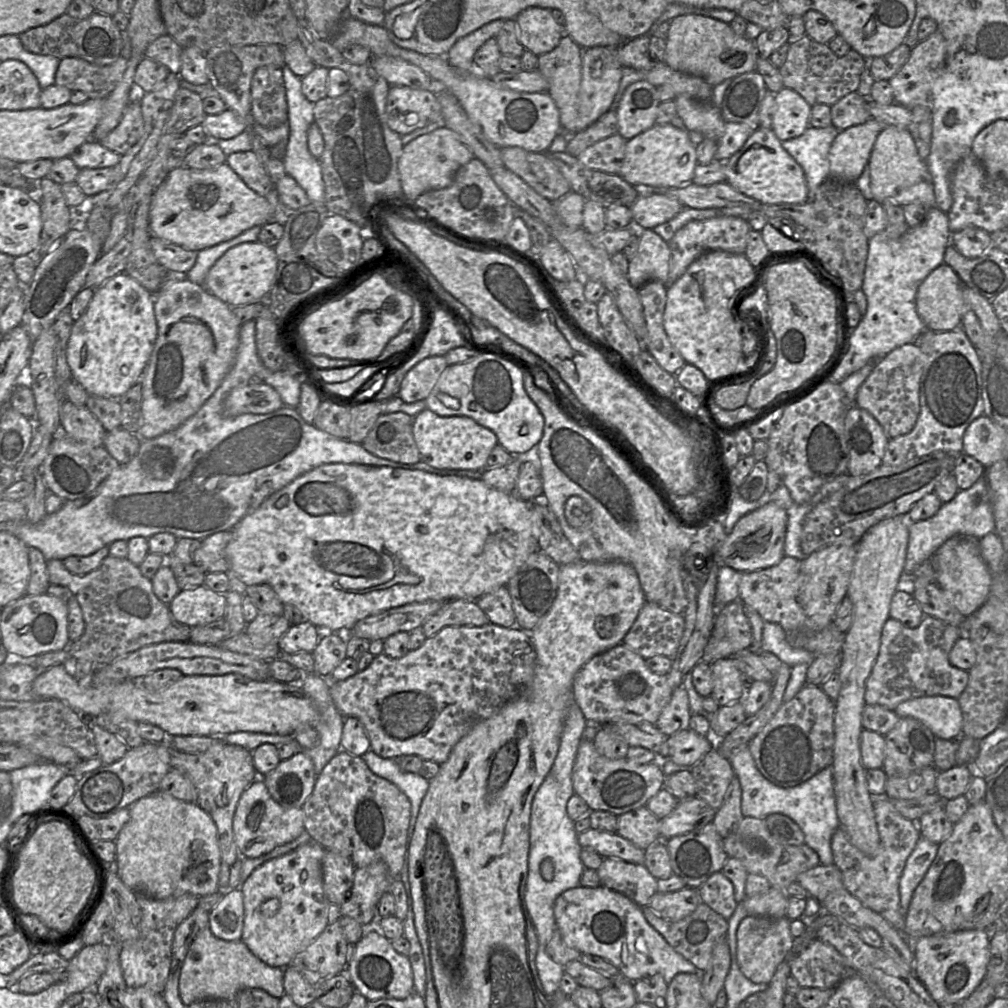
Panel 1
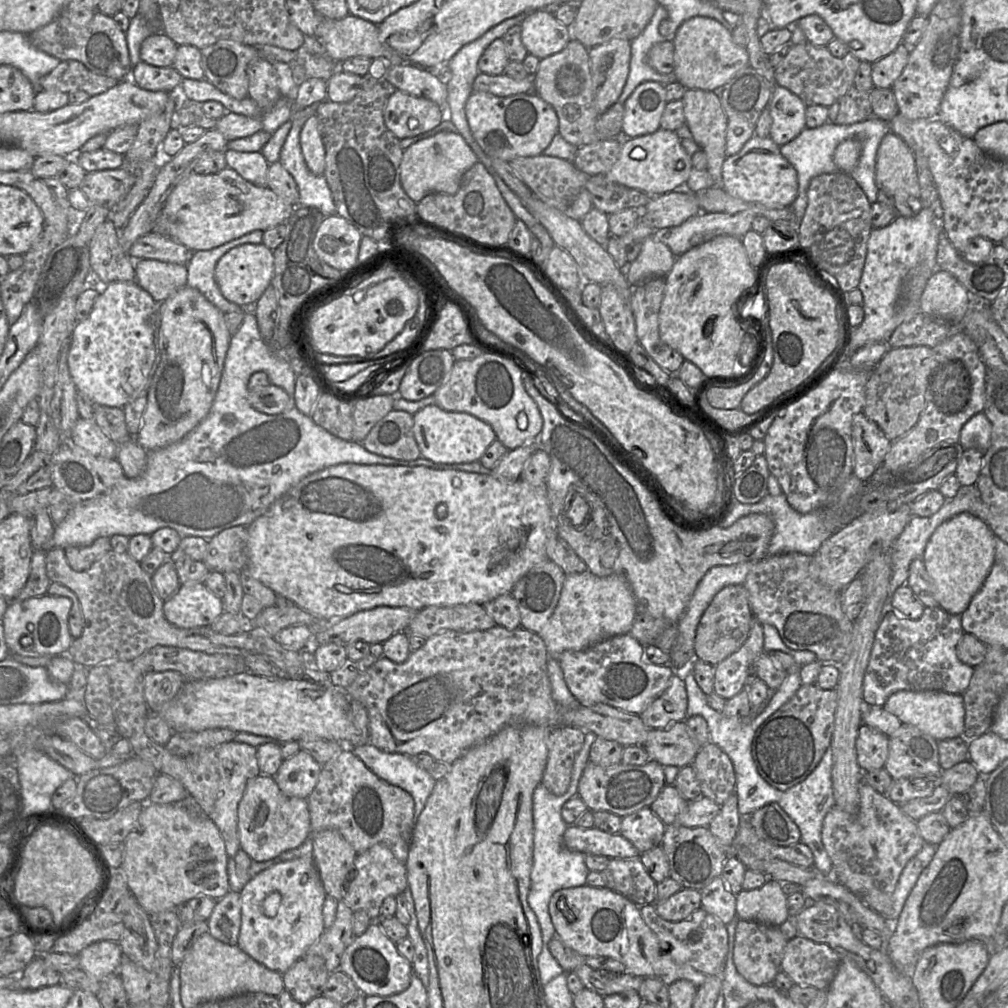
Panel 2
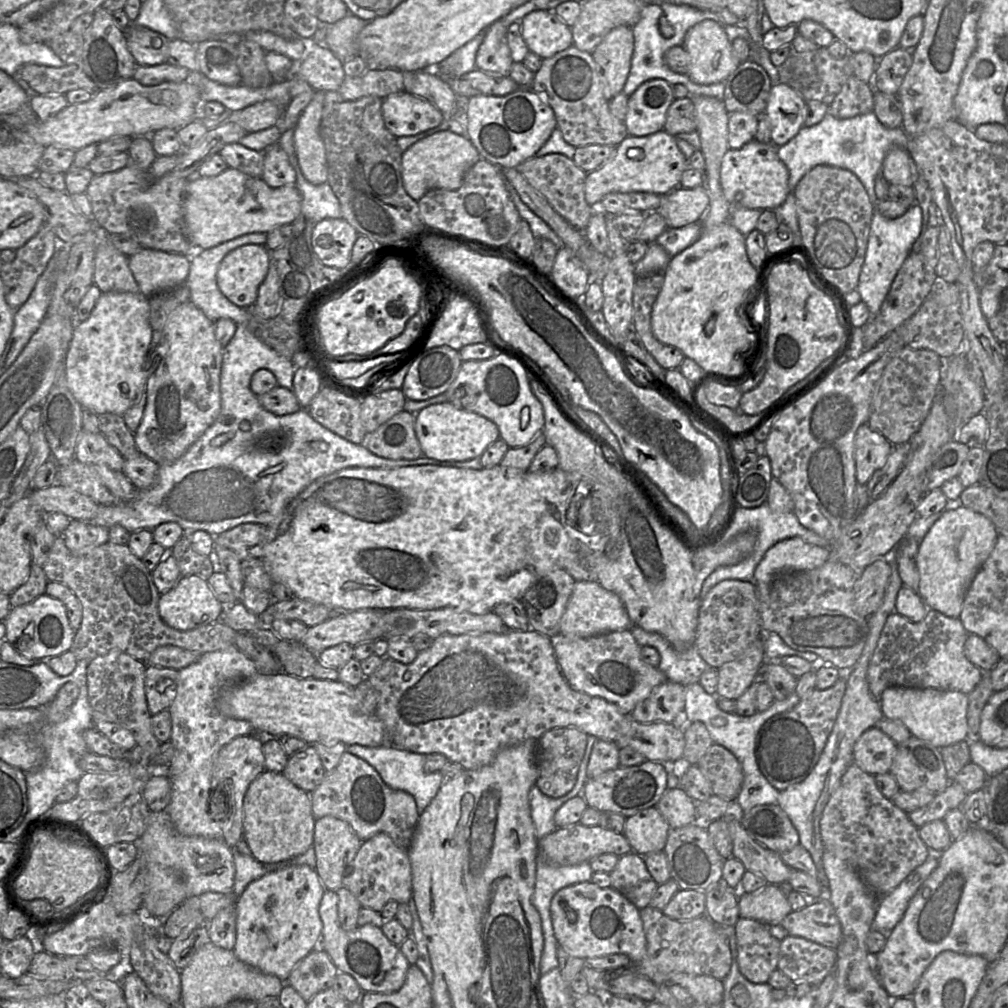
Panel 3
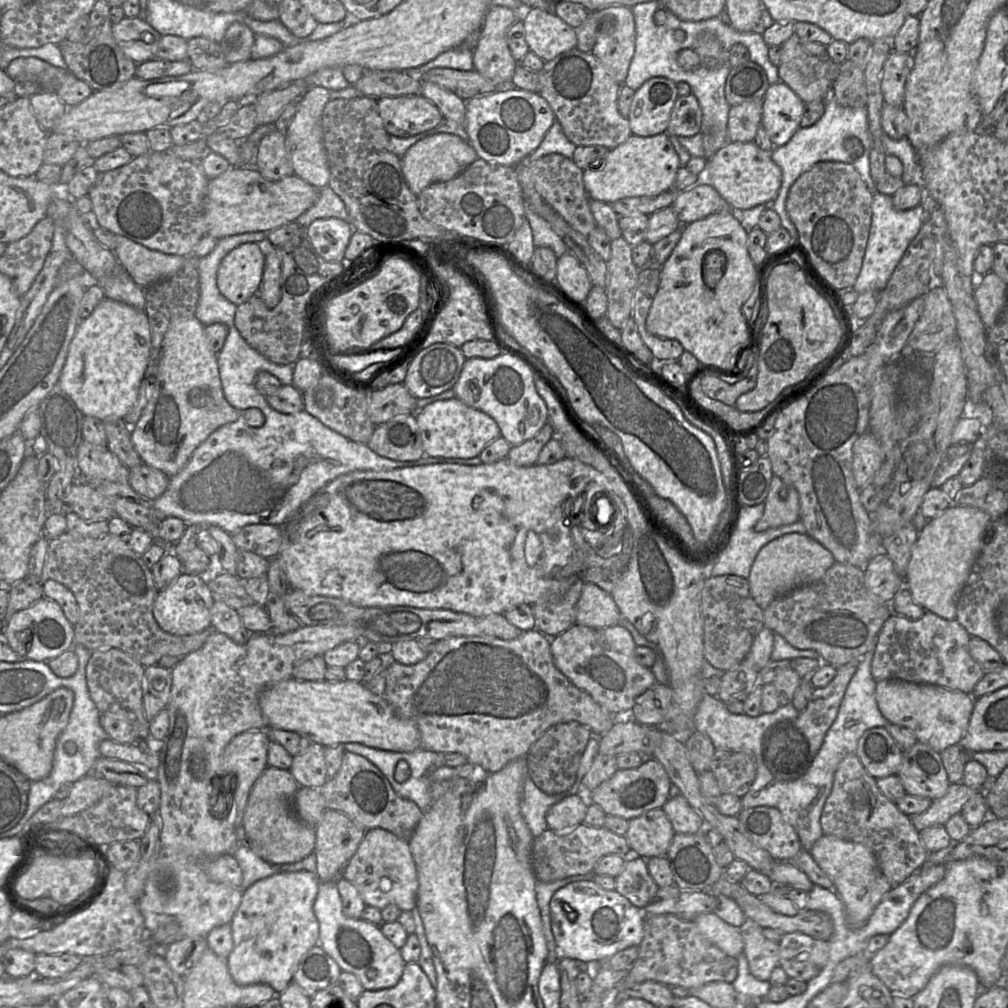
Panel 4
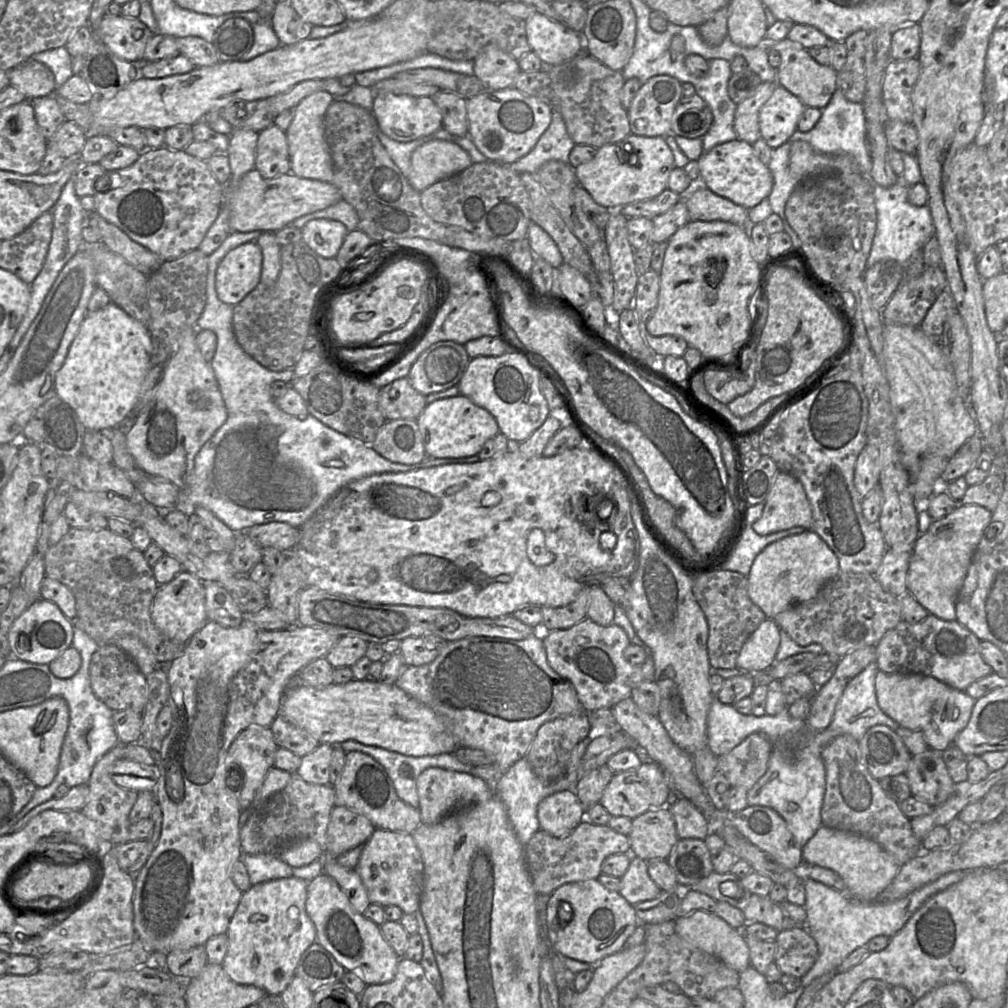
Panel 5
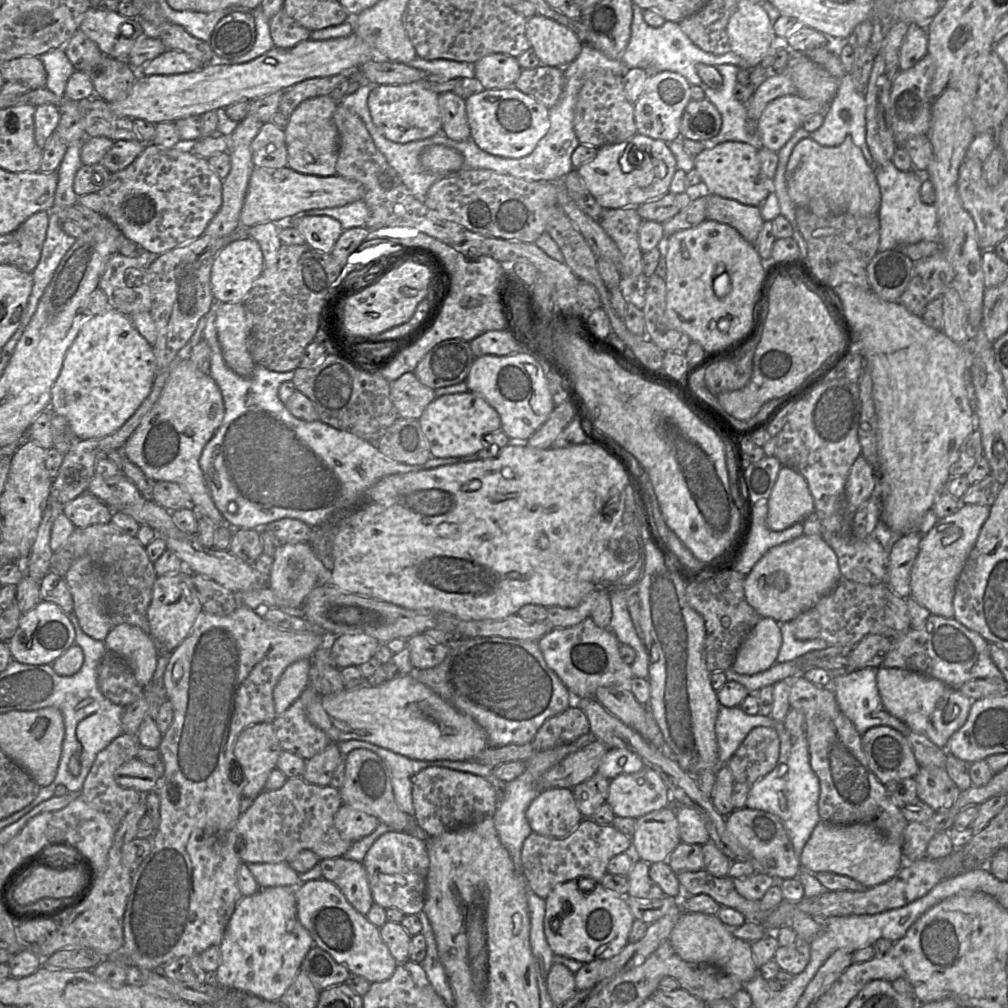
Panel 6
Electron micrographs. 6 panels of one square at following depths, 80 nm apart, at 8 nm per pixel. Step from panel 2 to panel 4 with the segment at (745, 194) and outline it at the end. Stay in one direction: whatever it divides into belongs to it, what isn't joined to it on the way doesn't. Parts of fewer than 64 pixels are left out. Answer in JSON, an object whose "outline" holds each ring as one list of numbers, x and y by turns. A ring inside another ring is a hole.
{"outline":[[727,142,707,159,704,177,728,202,733,211,742,211,760,204,770,205,776,198,782,183,781,168,772,160,771,152,760,149,753,142]]}

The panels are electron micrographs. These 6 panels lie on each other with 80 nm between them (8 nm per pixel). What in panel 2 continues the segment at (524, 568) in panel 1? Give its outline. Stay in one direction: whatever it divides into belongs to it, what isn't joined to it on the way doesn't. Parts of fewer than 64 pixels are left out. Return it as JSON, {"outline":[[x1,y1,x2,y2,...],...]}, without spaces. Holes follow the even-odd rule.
{"outline":[[547,559,515,583,510,594,517,601,522,628,540,633,558,604,565,577,564,571]]}

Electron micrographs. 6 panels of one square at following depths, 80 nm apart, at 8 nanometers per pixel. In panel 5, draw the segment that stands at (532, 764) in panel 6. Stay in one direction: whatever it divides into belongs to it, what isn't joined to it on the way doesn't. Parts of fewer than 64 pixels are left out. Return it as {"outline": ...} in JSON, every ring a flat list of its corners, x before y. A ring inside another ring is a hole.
{"outline":[[586,737,572,750,563,776,554,782,542,782,532,771,525,756,514,763,503,776,494,784,495,796,504,803,510,823,520,843,525,846,532,835,537,832,539,822,537,819,537,805,545,797,564,790,574,791,580,779,580,762,590,742]]}

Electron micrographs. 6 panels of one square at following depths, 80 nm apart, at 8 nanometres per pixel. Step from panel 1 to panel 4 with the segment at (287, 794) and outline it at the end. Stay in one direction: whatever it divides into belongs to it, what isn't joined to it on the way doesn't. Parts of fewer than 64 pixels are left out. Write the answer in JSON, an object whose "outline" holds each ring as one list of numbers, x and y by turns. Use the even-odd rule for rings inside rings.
{"outline":[[311,743,303,753,293,756,289,771,300,787,321,788,328,780,324,749]]}

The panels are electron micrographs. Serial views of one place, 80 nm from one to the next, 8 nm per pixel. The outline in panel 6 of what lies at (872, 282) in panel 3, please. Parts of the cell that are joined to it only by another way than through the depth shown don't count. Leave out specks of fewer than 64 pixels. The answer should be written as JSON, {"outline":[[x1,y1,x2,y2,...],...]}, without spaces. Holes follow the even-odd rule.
{"outline":[[891,161,873,165,875,178,880,189,881,201,878,210,880,240,878,251,899,248,922,240,939,239,937,211,934,204,926,204,920,197,923,175,917,170,901,171]]}

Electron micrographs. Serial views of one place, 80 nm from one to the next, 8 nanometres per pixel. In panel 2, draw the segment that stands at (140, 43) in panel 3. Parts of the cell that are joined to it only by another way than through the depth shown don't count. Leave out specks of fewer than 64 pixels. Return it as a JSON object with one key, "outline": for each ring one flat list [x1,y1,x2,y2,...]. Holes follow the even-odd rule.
{"outline":[[153,32,141,45,140,58,152,66,173,65,178,45,165,33]]}

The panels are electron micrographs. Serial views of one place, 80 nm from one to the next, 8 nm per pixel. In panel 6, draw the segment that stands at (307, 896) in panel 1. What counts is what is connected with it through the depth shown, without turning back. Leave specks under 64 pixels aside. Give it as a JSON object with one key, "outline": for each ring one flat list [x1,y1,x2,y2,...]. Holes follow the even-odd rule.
{"outline":[[261,888,237,903,220,944,221,963,211,974,215,984,237,989,267,1001,279,1001,300,971,314,940,297,915,295,888]]}

